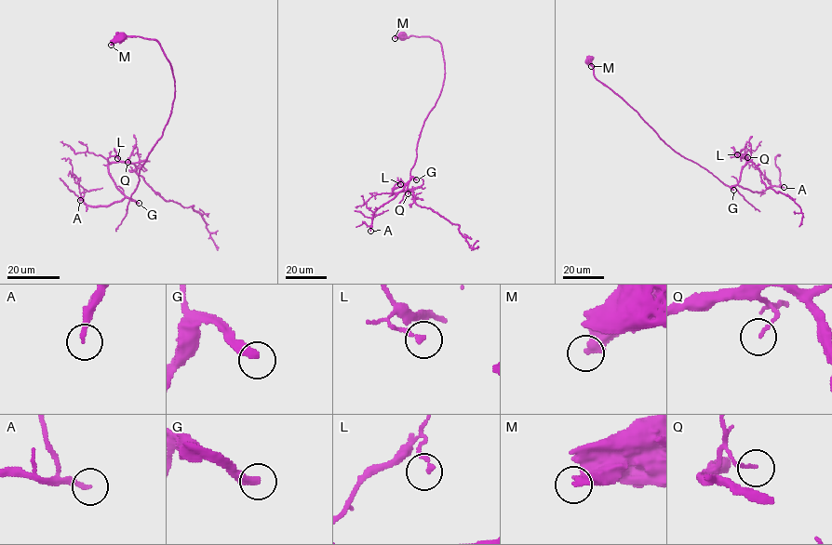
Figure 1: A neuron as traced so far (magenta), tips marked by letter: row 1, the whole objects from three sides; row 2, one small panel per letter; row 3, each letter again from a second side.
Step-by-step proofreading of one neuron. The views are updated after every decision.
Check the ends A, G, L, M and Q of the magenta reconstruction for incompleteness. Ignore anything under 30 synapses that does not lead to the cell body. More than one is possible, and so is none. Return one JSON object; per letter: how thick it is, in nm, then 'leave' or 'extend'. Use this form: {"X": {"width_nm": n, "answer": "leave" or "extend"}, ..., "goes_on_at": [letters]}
{"A": {"width_nm": 190, "answer": "extend"}, "G": {"width_nm": 320, "answer": "extend"}, "L": {"width_nm": 180, "answer": "leave"}, "M": {"width_nm": 300, "answer": "leave"}, "Q": {"width_nm": 120, "answer": "leave"}, "goes_on_at": ["A", "G"]}

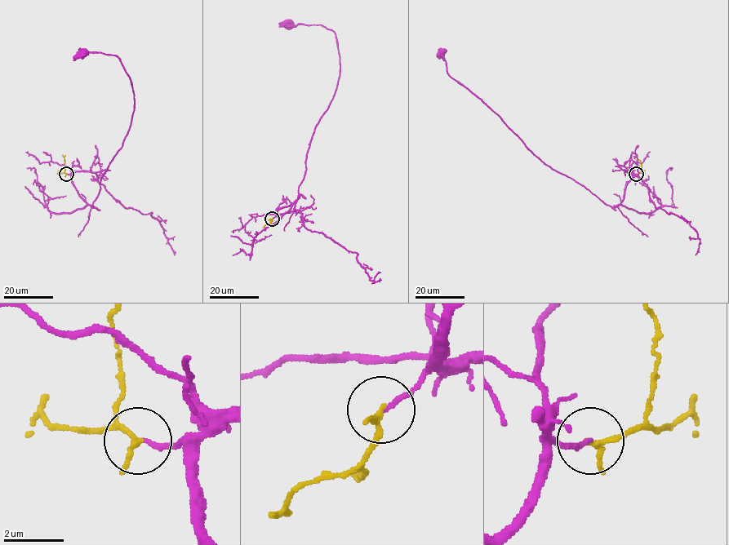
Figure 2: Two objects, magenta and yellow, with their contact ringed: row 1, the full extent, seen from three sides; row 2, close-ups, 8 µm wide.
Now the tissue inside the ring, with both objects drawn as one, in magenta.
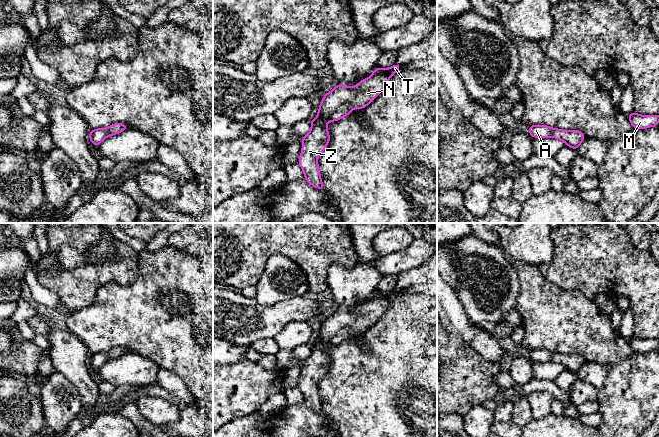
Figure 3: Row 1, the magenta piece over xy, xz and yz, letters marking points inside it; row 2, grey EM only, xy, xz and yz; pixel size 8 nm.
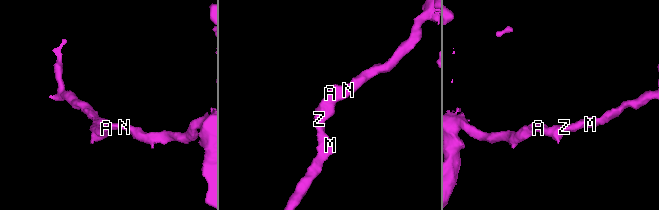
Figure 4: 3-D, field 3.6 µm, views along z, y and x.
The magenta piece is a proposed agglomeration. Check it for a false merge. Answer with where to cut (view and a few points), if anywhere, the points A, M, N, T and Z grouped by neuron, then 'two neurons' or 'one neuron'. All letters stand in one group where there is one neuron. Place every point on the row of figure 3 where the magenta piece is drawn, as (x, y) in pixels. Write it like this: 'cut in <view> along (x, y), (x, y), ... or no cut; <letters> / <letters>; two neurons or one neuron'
no cut; A M N T Z; one neuron

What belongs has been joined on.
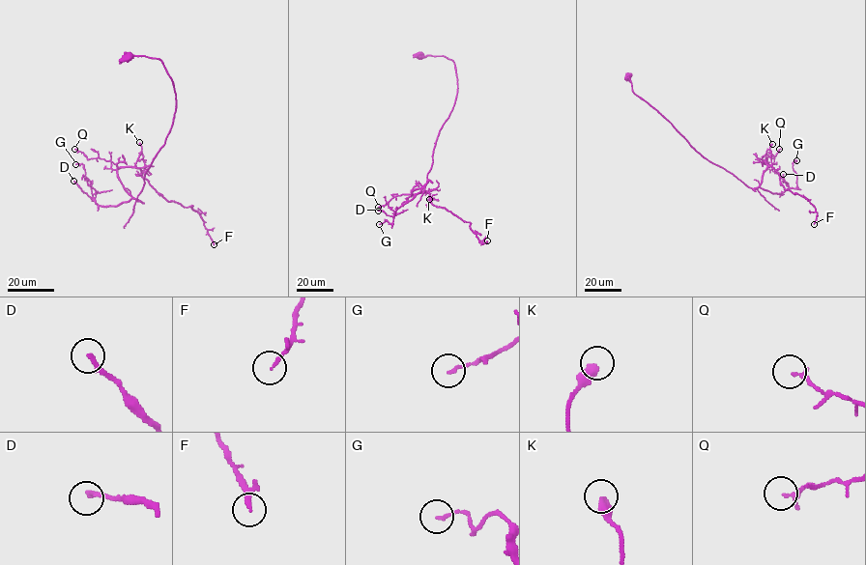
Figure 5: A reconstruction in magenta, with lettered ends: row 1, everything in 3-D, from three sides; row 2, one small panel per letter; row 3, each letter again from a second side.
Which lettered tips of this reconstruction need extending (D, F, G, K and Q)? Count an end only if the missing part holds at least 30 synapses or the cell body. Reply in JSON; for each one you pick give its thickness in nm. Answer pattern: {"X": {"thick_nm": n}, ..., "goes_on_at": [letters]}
{"goes_on_at": []}

